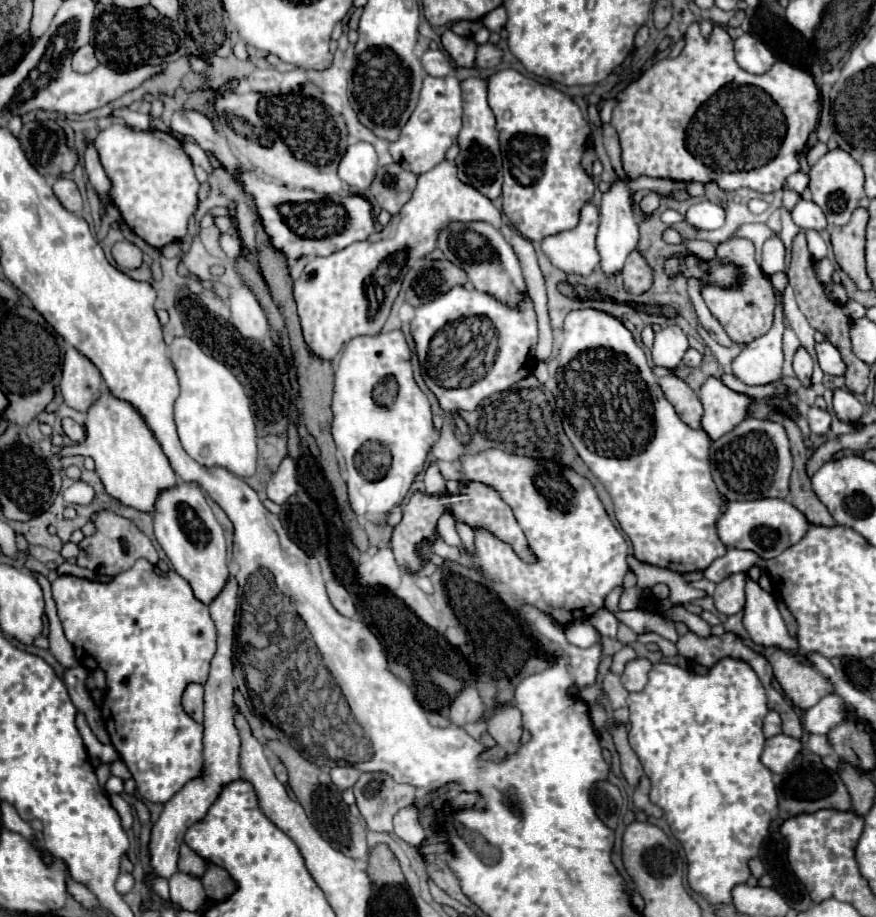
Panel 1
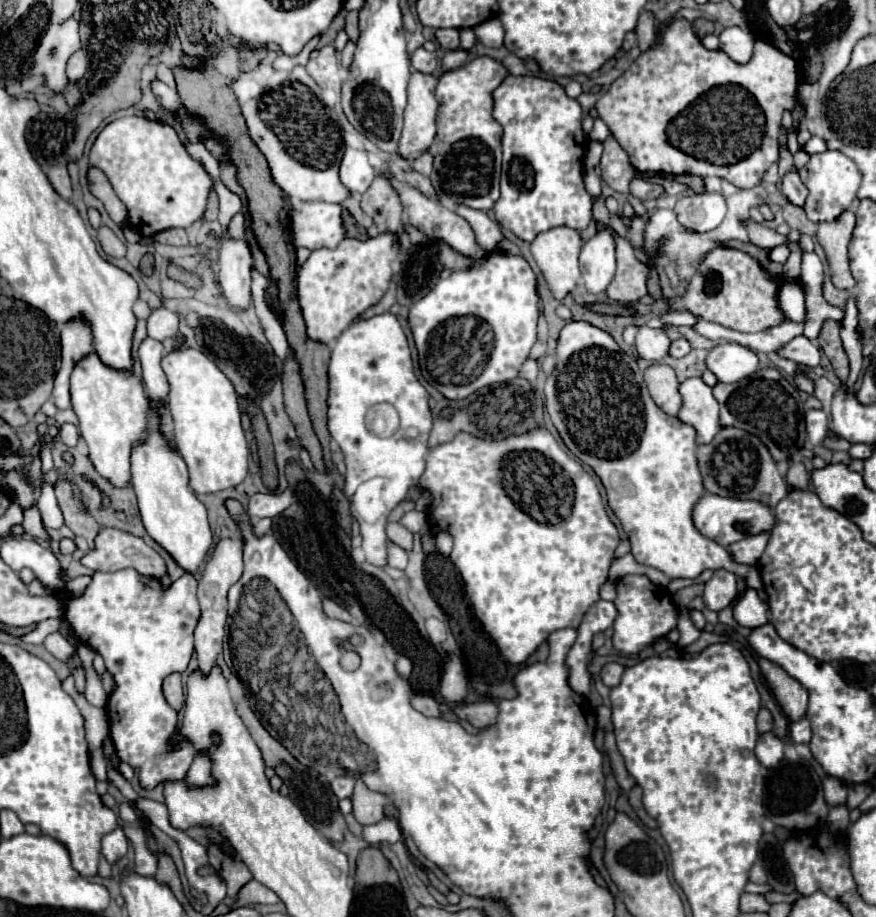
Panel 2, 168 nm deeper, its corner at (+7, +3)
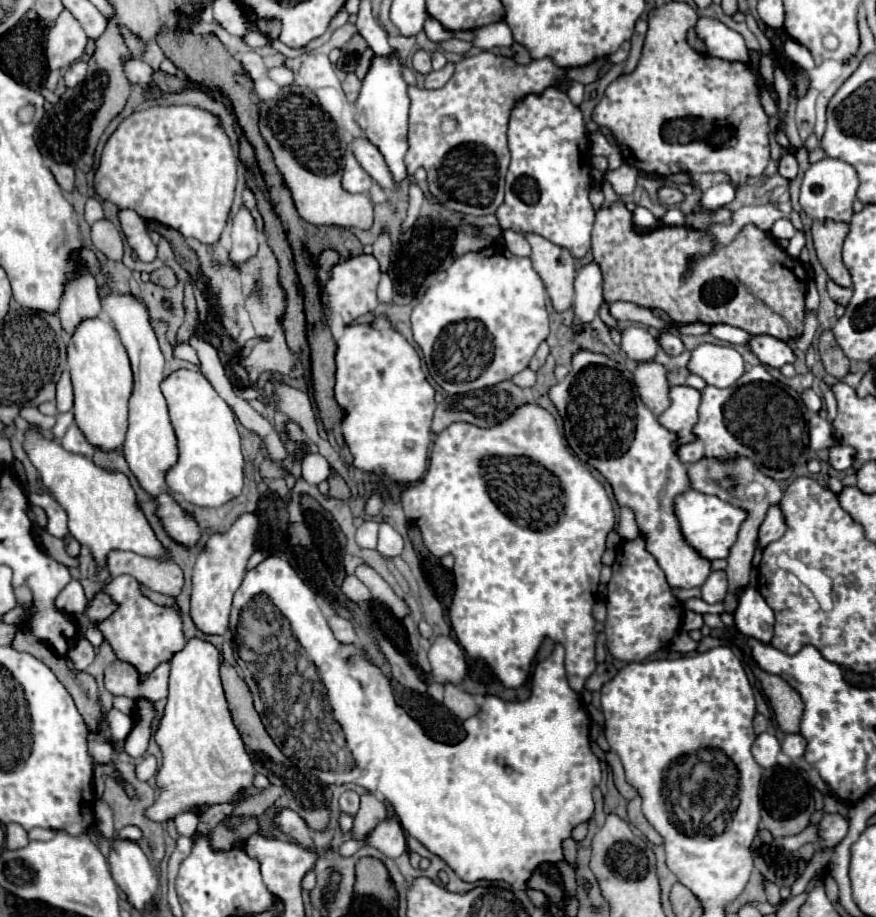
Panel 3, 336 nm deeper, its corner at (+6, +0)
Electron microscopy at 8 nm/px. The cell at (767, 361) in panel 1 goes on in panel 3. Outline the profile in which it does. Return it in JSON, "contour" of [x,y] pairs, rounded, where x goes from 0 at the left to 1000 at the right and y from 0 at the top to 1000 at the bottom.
{"contour":[[[800,375],[789,384],[787,403],[812,421],[832,423],[848,410],[850,395],[837,377]]]}

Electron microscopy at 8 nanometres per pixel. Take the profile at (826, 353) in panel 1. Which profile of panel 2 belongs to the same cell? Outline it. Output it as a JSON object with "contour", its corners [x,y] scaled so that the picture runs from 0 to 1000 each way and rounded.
{"contour":[[[909,368],[906,372],[897,374],[895,378],[888,381],[888,387],[922,400],[932,400],[936,396],[936,381],[920,368]]]}

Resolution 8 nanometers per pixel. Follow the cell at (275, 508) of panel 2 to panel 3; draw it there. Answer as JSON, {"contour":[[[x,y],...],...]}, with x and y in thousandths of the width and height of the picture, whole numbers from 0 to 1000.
{"contour":[[[282,558],[271,565],[257,582],[243,582],[234,600],[227,604],[223,619],[220,619],[220,648],[218,648],[218,674],[227,689],[232,691],[257,691],[261,683],[261,667],[264,667],[264,652],[268,643],[275,639],[282,611],[291,600],[291,589],[296,580],[296,565],[289,558]]]}

